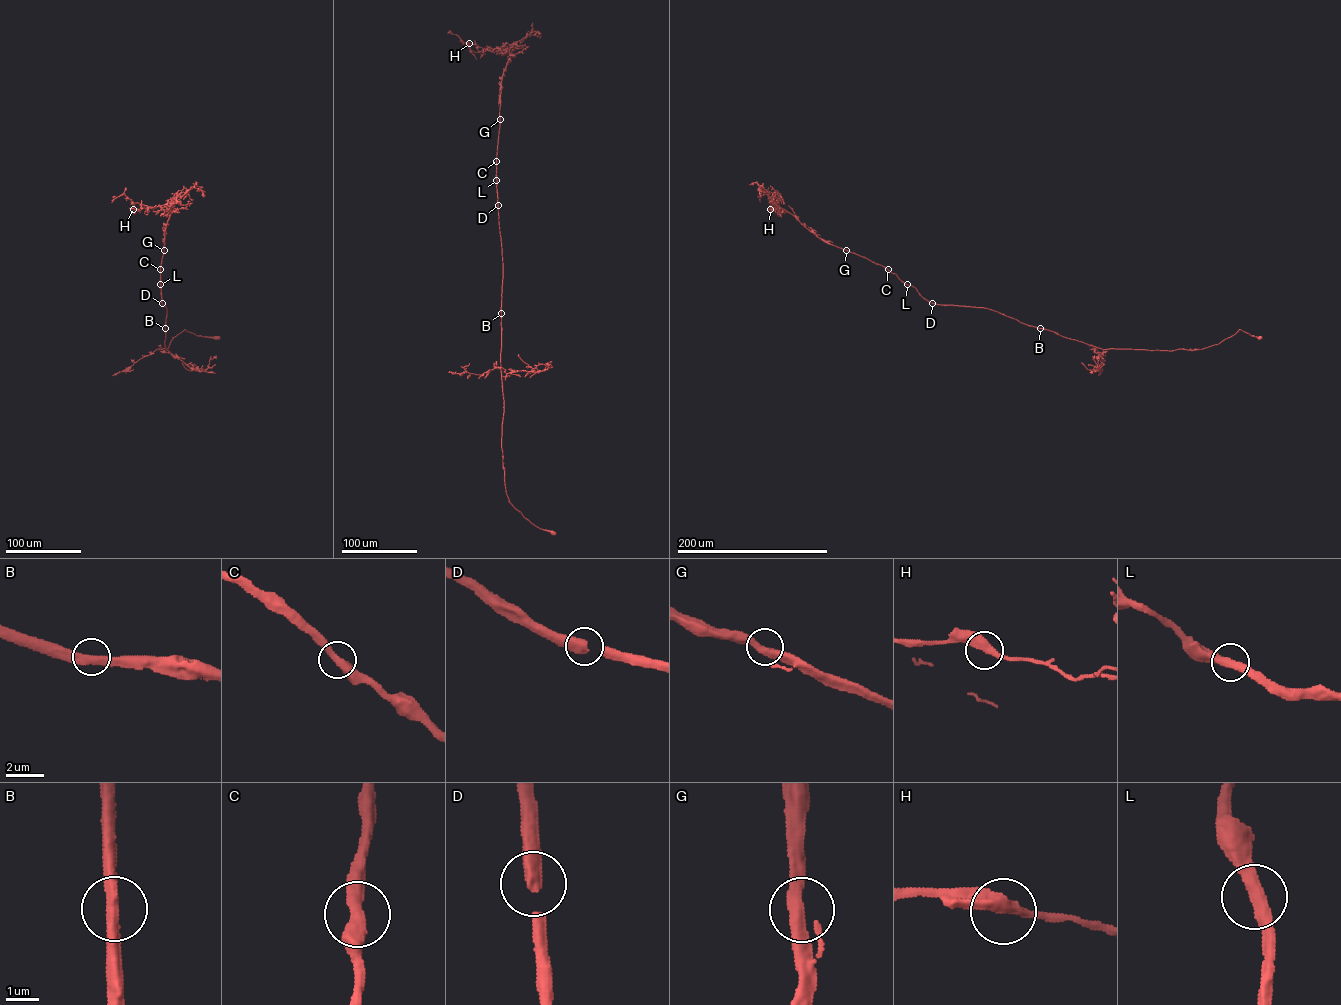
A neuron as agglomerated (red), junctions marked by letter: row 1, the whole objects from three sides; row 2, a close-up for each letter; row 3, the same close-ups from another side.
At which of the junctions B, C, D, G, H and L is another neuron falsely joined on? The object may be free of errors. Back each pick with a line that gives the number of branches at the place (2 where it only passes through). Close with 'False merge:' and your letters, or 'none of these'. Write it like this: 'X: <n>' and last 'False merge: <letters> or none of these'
False merge: none of these

